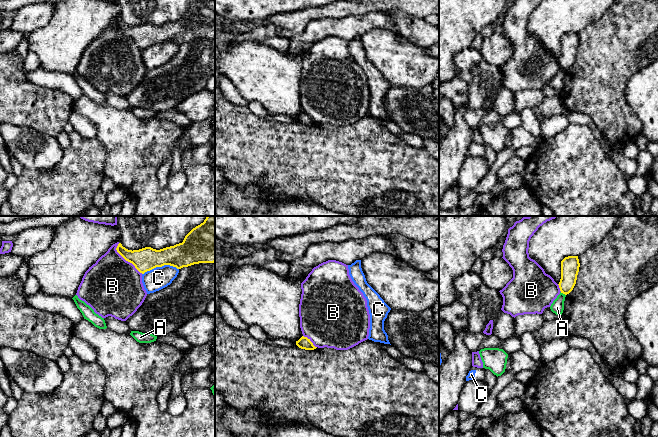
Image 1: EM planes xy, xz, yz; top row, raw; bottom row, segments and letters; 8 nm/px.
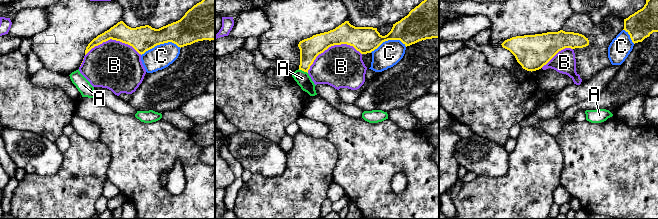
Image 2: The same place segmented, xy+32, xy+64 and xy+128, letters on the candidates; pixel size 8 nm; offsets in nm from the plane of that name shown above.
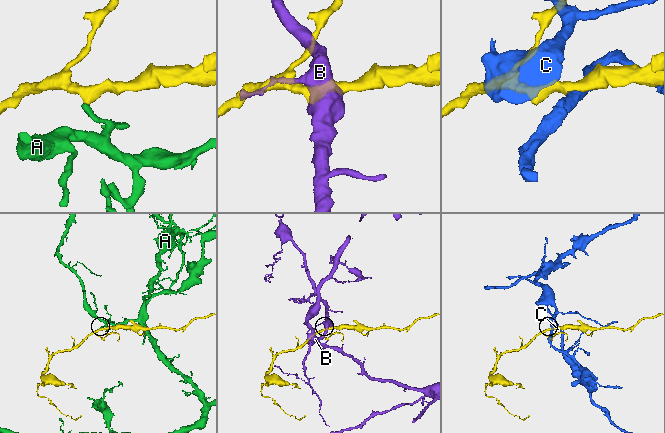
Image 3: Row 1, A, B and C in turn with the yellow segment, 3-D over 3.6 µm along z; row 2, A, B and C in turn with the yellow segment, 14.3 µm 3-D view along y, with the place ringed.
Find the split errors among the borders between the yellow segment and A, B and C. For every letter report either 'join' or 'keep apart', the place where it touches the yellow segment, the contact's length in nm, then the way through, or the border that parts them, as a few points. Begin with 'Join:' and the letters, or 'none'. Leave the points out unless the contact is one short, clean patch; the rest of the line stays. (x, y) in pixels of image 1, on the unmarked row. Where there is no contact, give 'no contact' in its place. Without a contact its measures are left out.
Join: none
A: keep apart | yz (563, 69) | 50 nm | along yz (560, 68), (565, 71)
B: keep apart | xy (126, 36) | 320 nm
C: keep apart | xy (160, 42) | 300 nm

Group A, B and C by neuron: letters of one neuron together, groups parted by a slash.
A / B / C

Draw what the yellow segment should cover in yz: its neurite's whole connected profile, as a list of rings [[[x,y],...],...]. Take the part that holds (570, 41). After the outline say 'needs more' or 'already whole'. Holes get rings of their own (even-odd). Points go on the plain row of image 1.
[[[568,32],[561,37],[561,55],[558,60],[561,69],[567,71],[573,66],[576,60],[579,43],[578,32]]]; already whole

